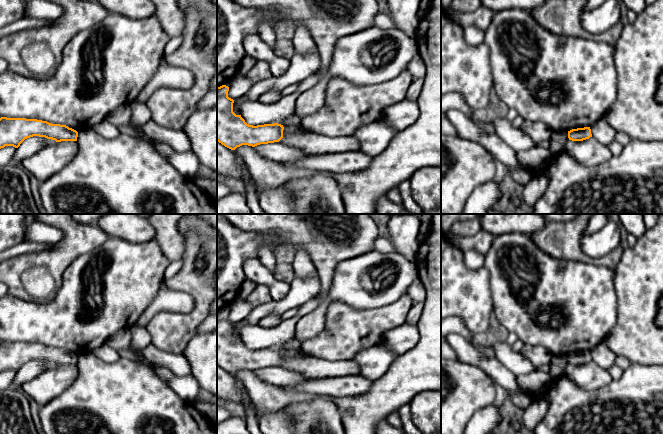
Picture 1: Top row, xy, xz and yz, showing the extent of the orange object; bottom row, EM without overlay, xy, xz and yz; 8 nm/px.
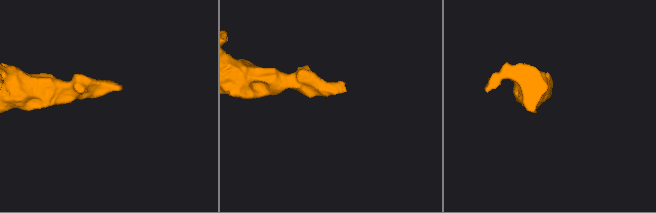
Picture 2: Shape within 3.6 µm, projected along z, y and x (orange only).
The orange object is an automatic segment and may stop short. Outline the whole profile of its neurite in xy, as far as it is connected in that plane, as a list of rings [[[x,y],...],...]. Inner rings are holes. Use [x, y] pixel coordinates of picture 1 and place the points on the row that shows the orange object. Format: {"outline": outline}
{"outline": [[[0,118],[0,149],[5,146],[18,148],[27,138],[39,136],[61,141],[77,141],[78,132],[66,125],[26,118]]]}

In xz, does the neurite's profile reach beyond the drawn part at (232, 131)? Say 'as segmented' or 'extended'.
as segmented

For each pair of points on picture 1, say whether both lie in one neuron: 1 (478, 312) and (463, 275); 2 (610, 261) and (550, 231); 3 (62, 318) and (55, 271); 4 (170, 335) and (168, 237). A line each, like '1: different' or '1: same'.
1: same
2: same
3: different
4: different

